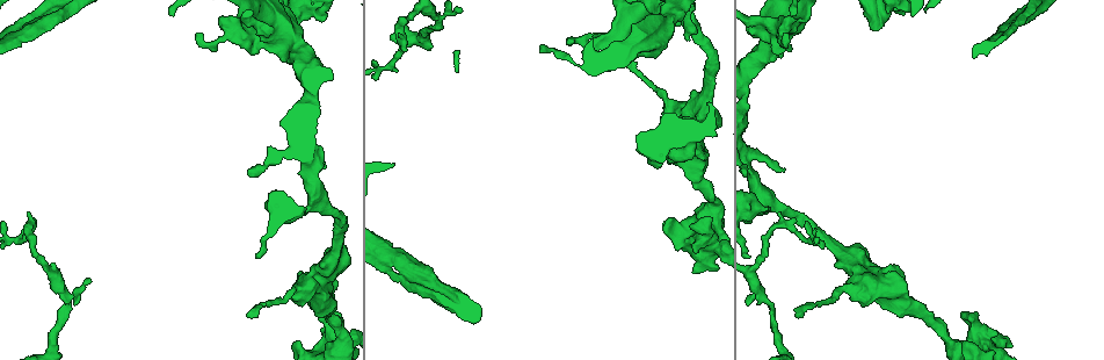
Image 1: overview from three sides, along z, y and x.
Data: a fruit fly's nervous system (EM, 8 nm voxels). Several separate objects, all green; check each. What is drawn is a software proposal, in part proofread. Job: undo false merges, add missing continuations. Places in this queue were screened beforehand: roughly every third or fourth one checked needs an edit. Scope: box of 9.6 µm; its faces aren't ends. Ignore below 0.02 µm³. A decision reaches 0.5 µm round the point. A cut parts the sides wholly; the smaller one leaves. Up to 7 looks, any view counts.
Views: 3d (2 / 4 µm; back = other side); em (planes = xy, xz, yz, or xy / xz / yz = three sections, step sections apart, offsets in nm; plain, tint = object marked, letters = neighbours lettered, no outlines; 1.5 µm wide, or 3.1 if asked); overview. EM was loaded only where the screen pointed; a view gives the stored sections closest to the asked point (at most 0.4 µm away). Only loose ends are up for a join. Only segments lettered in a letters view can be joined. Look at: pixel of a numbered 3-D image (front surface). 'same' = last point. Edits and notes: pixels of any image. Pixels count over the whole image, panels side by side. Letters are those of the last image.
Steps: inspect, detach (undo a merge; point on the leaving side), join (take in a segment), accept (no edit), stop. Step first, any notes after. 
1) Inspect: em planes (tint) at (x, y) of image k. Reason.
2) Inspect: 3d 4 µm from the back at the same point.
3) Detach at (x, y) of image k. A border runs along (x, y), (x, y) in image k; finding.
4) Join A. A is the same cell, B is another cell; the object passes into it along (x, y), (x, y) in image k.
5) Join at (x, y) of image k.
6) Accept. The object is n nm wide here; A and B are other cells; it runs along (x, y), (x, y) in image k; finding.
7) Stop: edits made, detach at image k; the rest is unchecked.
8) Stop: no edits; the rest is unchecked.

Inspect: em planes (letters) at (1030, 17) of image 1. Arms run side by side.

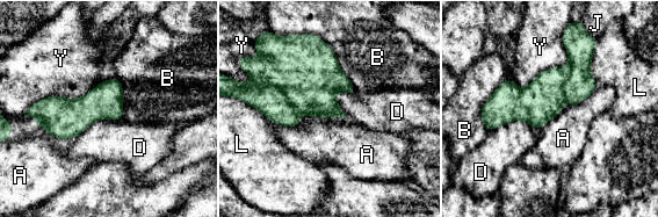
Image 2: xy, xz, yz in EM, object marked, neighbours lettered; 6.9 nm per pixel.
Detach at (270, 101) of image 2. A, B, D, J, L and Y are other cells; two neurons meet here.

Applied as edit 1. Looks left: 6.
Inspect: em xz step 4 (tint) at (323, 331) of image 1. Branch stops here.

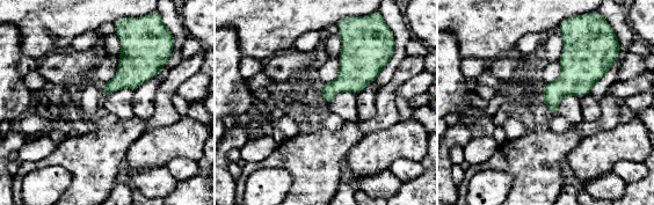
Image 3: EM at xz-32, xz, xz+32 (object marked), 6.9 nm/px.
Inspect: em yz step 8 (letters) at the same point. Cut it another way.

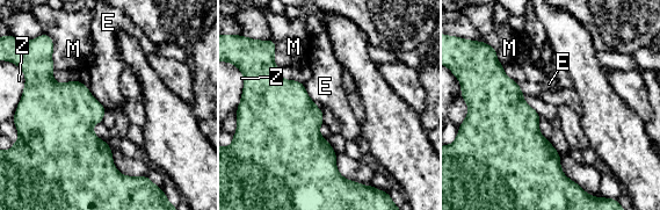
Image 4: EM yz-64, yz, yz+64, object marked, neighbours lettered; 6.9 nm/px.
Accept. E, M and Z are other cells; a border runs along (86, 86), (106, 110) in image 4; none of them fits.

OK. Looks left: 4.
Inspect: em planes (letters) at (318, 197) of image 1. Narrows sharply.

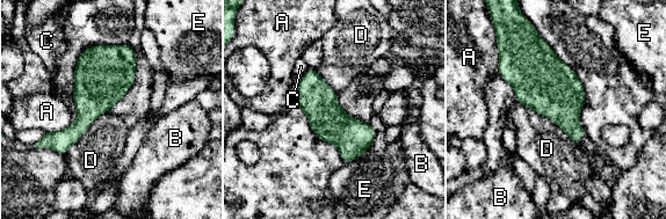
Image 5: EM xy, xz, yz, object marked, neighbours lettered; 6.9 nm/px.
Accept. The object is 260 nm wide here; the longest contact is with D, 500 nm; A, B, C, D and E are other cells; all the same neuron.

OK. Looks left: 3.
Stop: edits made, detach at image 2; the rest is unchecked.

